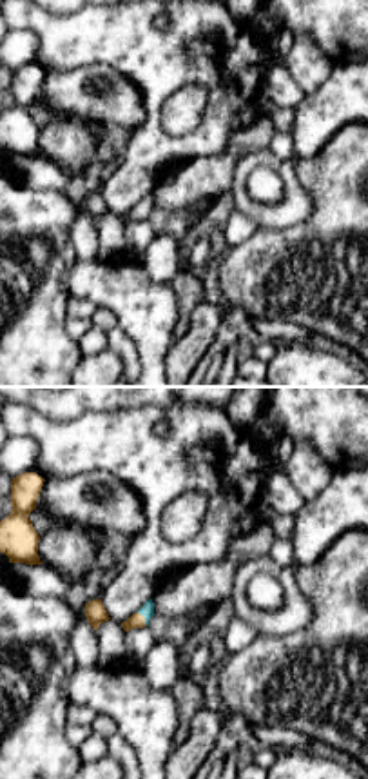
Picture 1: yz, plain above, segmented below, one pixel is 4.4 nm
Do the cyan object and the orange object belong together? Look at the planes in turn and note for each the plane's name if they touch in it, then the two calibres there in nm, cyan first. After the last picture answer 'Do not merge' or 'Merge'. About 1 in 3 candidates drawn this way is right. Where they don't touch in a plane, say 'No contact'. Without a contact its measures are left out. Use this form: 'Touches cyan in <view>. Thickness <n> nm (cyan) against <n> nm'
Touches cyan in yz. Thickness 60 nm (cyan) against 70 nm

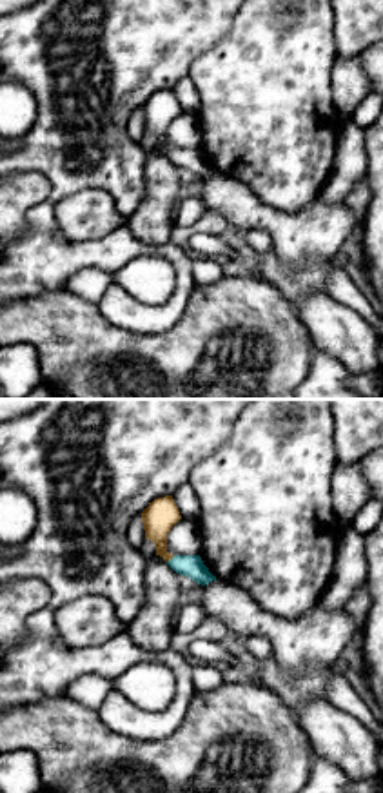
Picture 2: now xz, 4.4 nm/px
Touches cyan in xz. Thickness 100 nm (cyan) against 150 nm

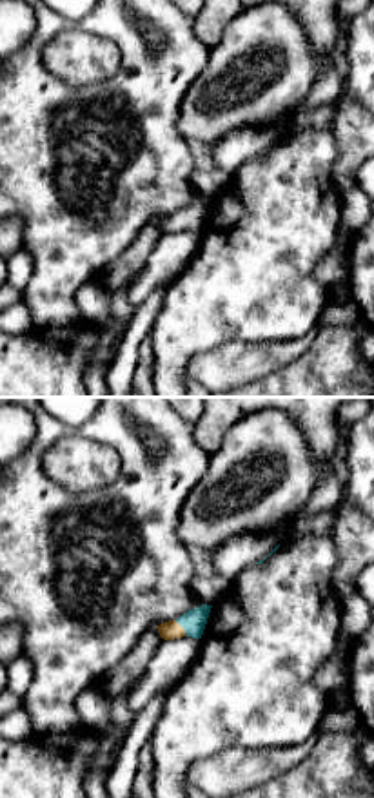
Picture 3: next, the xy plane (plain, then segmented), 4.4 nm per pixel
Touches cyan in xy. Thickness 100 nm (cyan) against 90 nm

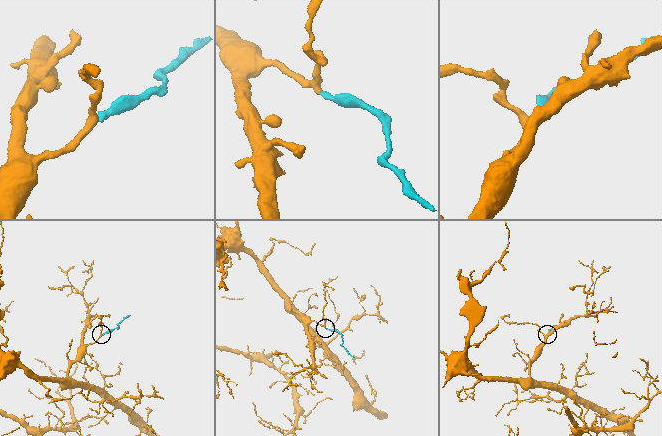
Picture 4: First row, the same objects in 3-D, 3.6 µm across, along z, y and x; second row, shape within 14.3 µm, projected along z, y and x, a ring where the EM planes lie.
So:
Merge

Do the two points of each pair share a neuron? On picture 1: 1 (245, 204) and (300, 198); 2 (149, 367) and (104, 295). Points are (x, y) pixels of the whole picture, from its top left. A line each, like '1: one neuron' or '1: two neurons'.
1: one neuron
2: one neuron

